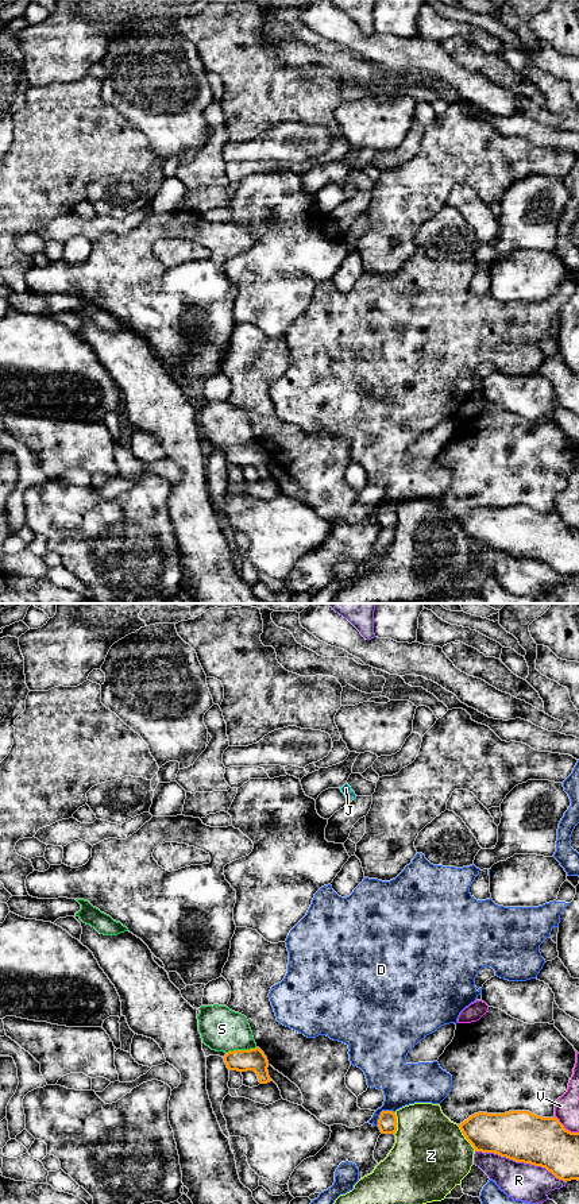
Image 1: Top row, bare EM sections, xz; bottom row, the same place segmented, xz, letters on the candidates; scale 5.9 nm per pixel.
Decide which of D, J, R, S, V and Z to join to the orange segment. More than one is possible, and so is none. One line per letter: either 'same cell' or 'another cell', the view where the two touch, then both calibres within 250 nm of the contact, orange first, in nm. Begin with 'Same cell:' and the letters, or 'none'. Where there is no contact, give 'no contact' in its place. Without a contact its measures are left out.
Same cell: J
D: another cell; contact in xz; calibres 110 and 260 nm
J: same cell; contact in xz; calibres 20 and 60 nm
R: another cell; contact in xz; calibres 300 and 220 nm
S: another cell; contact in xz; calibres 130 and 260 nm
V: another cell; contact in xz; calibres 300 and 140 nm
Z: another cell; contact in xz; calibres 260 and 460 nm

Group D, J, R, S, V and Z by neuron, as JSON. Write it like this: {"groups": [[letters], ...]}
{"groups": [["D"], ["J"], ["R"], ["S"], ["V"], ["Z"]]}

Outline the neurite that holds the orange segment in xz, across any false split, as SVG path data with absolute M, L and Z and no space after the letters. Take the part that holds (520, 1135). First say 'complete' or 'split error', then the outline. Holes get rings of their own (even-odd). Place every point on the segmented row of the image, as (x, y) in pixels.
complete | M529 1111L478 1112L458 1126L475 1151L494 1153L516 1162L545 1168L566 1182L579 1181L579 1132L566 1130L555 1116L543 1118Z

